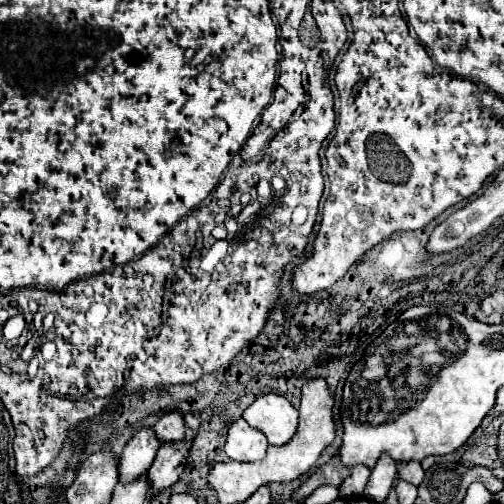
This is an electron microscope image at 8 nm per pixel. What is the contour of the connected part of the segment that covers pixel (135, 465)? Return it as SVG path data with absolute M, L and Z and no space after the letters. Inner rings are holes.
M141 427L133 439L125 445L119 461L119 481L121 483L131 483L135 481L141 473L145 473L159 449L159 439L155 437L153 427Z

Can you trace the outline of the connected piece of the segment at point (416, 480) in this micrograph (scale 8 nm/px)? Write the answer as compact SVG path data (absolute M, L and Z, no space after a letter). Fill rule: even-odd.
M407 461L405 465L399 467L399 479L403 479L403 481L419 485L423 481L423 477L425 477L425 471L419 461Z

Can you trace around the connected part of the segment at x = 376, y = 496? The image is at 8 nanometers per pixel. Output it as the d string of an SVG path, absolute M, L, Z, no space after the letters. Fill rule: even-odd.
M379 457L375 469L371 469L371 477L363 491L363 497L381 503L391 489L395 473L397 473L397 463L391 461L391 457Z

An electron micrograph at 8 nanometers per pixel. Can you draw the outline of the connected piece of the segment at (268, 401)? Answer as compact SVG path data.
M267 393L257 397L241 417L253 429L261 429L269 445L283 445L295 435L299 413L283 395Z

